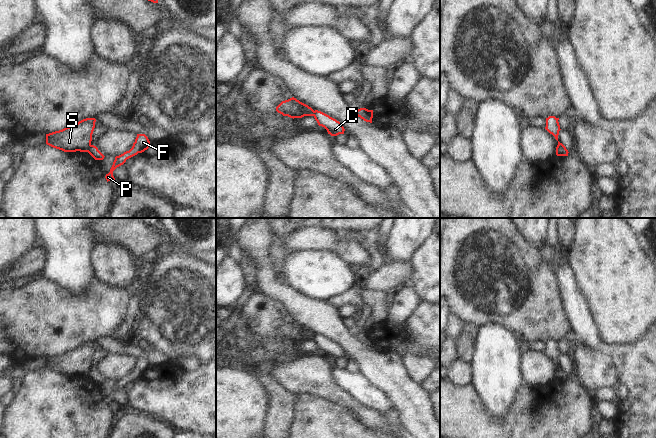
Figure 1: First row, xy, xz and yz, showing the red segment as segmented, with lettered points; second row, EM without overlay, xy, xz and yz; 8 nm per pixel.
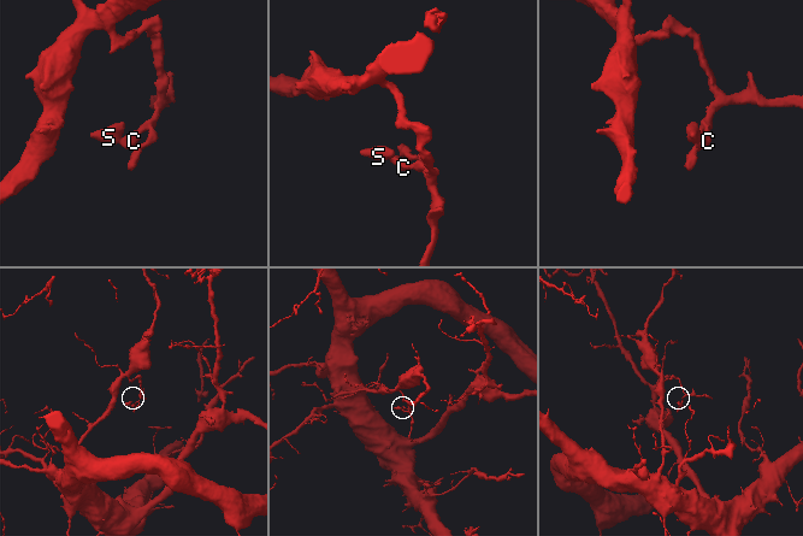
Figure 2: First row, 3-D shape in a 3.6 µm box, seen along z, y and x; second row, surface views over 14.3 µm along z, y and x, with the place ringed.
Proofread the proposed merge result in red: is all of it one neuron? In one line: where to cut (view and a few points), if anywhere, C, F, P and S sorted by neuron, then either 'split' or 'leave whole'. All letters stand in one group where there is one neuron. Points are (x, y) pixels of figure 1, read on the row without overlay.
cut xy (91, 369), (87, 375); groups C F P / S; split

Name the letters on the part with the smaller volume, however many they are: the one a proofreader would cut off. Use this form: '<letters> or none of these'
S

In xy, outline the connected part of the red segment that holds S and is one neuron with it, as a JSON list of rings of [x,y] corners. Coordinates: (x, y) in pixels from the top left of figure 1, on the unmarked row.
[[[86,342],[72,350],[46,358],[46,368],[64,376],[88,376],[95,346],[95,342]]]

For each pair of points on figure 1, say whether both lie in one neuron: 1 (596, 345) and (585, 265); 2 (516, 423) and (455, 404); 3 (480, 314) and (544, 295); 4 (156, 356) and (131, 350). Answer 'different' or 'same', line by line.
1: different
2: same
3: same
4: same

